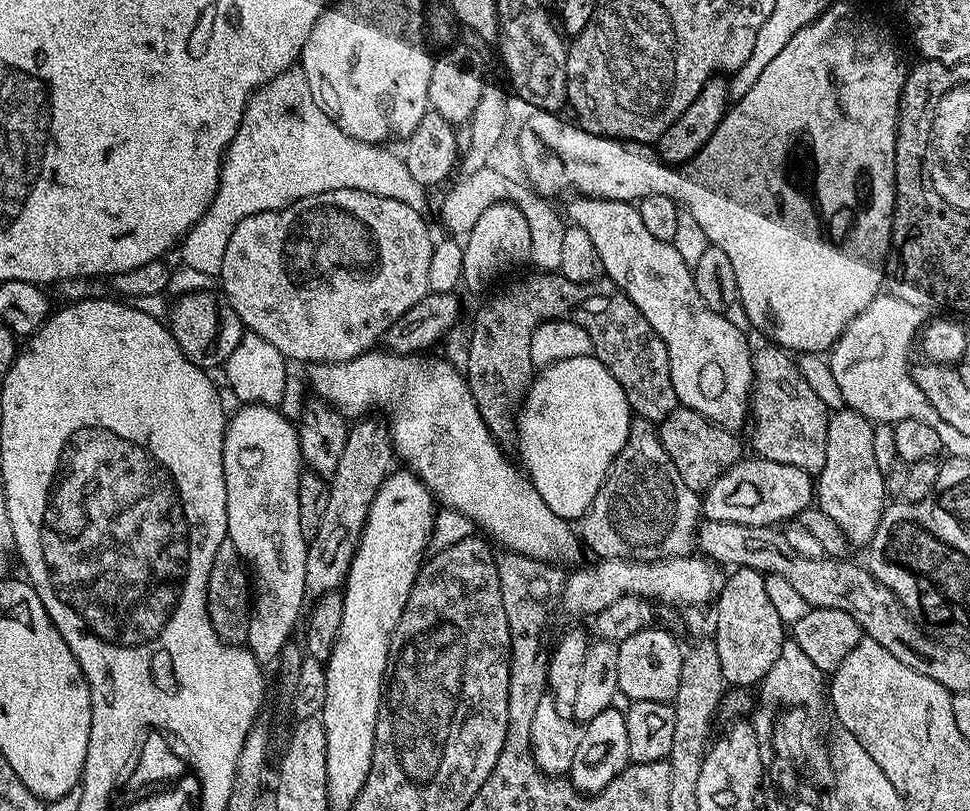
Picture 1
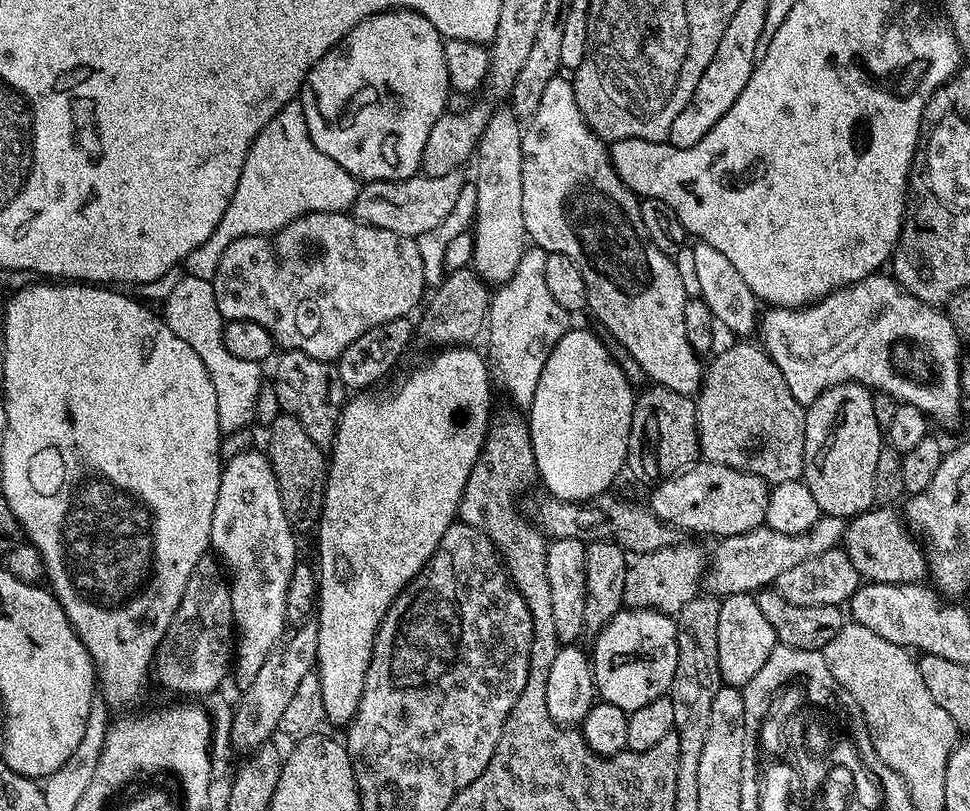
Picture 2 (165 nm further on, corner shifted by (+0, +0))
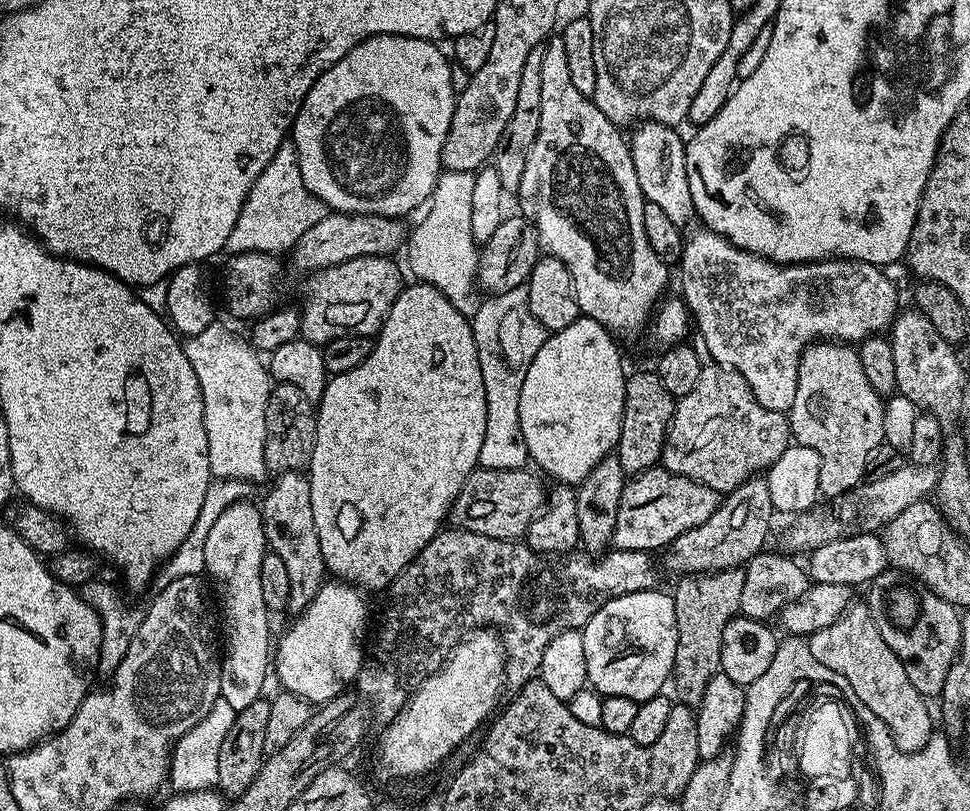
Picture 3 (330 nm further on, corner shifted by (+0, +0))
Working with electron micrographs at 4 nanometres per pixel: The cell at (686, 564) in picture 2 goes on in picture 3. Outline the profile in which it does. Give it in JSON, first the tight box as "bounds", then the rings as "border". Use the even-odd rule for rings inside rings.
{"bounds":[666,475,774,574],"border":[[[763,475],[751,476],[746,482],[742,482],[733,492],[727,493],[721,499],[720,506],[694,530],[686,530],[676,541],[668,545],[666,555],[668,564],[676,571],[676,574],[699,574],[701,572],[717,572],[727,568],[739,568],[747,564],[751,556],[756,556],[765,547],[768,540],[768,531],[772,528],[772,516],[774,509],[770,502],[770,486]]]}

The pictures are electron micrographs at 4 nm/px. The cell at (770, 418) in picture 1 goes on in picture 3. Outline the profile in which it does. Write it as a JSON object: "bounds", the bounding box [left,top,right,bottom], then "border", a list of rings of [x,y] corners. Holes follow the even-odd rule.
{"bounds":[662,362,790,494],"border":[[[713,362],[703,365],[698,374],[698,383],[690,394],[676,400],[676,409],[664,439],[662,467],[667,472],[690,478],[694,482],[702,482],[715,492],[727,494],[733,492],[742,482],[751,476],[763,473],[787,450],[790,443],[790,429],[787,415],[783,412],[766,410],[754,398],[746,378],[738,374],[734,368],[721,367]]]}

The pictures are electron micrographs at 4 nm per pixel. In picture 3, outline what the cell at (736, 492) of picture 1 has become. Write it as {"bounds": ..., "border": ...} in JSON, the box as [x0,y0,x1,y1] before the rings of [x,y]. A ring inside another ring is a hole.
{"bounds":[612,466,721,553],"border":[[[662,466],[647,468],[645,472],[637,472],[625,483],[622,490],[622,498],[618,502],[616,521],[614,522],[614,534],[612,544],[621,552],[626,550],[642,550],[655,553],[656,548],[667,549],[686,530],[694,530],[714,514],[714,510],[720,506],[721,493],[715,492],[710,486],[702,482],[694,482],[685,476],[679,476],[673,472],[667,472]]]}

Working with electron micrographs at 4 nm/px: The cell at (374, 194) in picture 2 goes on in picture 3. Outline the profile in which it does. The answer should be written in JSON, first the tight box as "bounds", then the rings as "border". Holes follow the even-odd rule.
{"bounds":[290,211,405,274],"border":[[[329,211],[322,222],[314,222],[290,250],[292,264],[303,274],[311,274],[341,264],[355,256],[388,256],[405,247],[405,221],[391,216],[354,216],[351,212]]]}

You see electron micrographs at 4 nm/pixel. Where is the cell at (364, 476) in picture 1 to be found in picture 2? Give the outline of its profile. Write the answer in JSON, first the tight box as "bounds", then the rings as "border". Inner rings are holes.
{"bounds":[418,266,490,346],"border":[[[469,266],[449,271],[441,282],[431,289],[419,313],[418,332],[428,344],[435,346],[468,346],[476,335],[486,328],[490,303],[490,288],[484,278]],[[432,296],[432,297],[431,297]],[[428,304],[428,305],[427,305]],[[424,312],[424,313],[423,313]]]}

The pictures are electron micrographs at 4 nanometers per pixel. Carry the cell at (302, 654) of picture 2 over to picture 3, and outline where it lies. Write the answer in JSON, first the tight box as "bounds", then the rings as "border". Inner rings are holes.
{"bounds":[259,471,326,614],"border":[[[303,471],[282,472],[268,488],[264,504],[259,505],[260,517],[269,549],[286,562],[286,575],[290,578],[290,598],[287,611],[299,614],[314,602],[314,594],[326,583],[326,569],[322,546],[318,546],[318,530],[314,526],[314,510],[310,510],[310,482]]]}

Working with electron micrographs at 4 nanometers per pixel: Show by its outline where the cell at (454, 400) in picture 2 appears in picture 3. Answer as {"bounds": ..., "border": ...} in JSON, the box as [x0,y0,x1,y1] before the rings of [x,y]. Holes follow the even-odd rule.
{"bounds":[306,282,486,590],"border":[[[412,282],[401,287],[394,306],[386,314],[384,325],[375,337],[372,352],[354,370],[332,376],[316,408],[316,437],[312,461],[306,469],[310,482],[310,510],[314,510],[314,526],[318,530],[318,546],[322,546],[325,569],[332,572],[337,581],[347,582],[361,590],[387,589],[402,570],[441,531],[440,524],[449,519],[454,498],[462,490],[462,482],[479,465],[482,454],[482,438],[486,438],[486,386],[482,382],[482,369],[478,362],[478,348],[472,333],[472,322],[450,304],[446,294],[432,285]]]}

